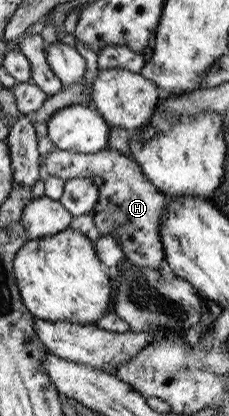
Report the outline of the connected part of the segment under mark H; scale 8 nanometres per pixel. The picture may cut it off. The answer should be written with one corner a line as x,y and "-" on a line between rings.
108,146
98,153
88,153
88,155
55,148
46,155
40,170
43,174
47,173
63,180
76,177
101,177
99,196
90,211
98,234
100,236
114,234
123,256
130,264
157,270
159,263
164,262
160,220
165,195
143,176
142,170
128,154
114,151

